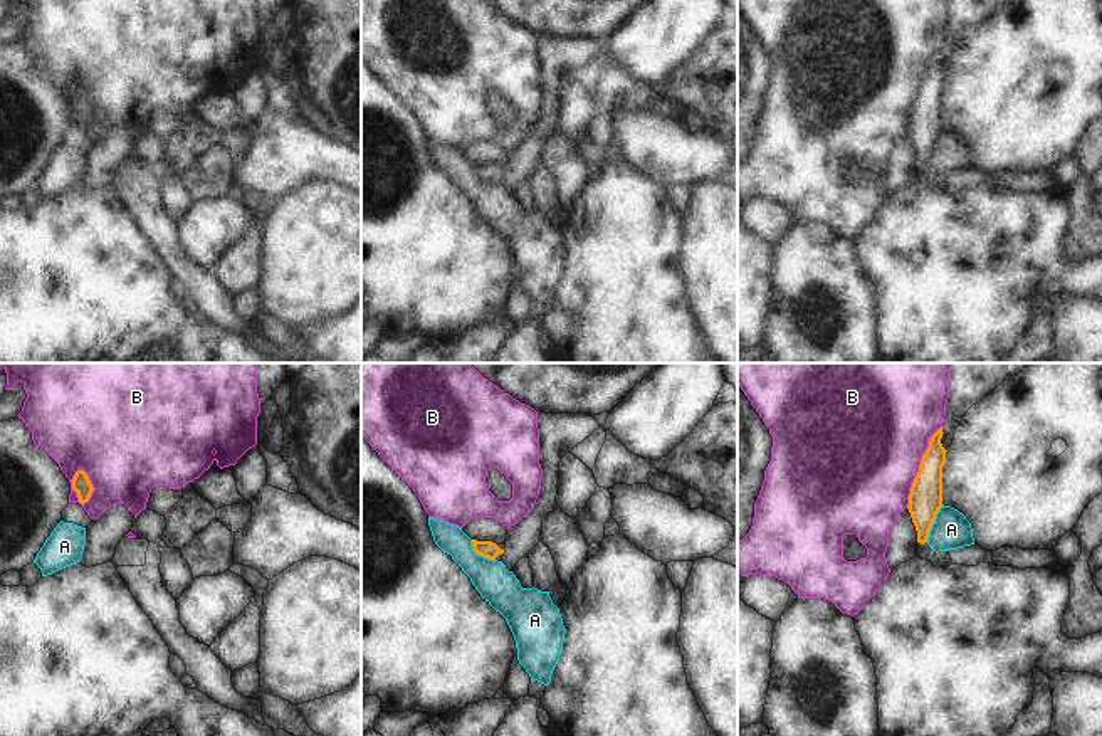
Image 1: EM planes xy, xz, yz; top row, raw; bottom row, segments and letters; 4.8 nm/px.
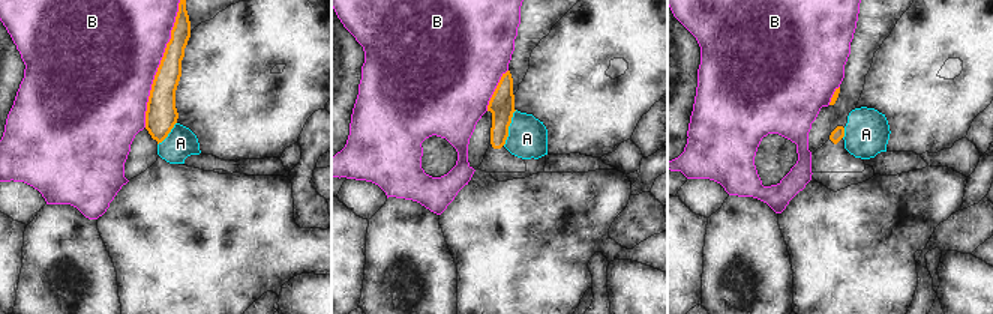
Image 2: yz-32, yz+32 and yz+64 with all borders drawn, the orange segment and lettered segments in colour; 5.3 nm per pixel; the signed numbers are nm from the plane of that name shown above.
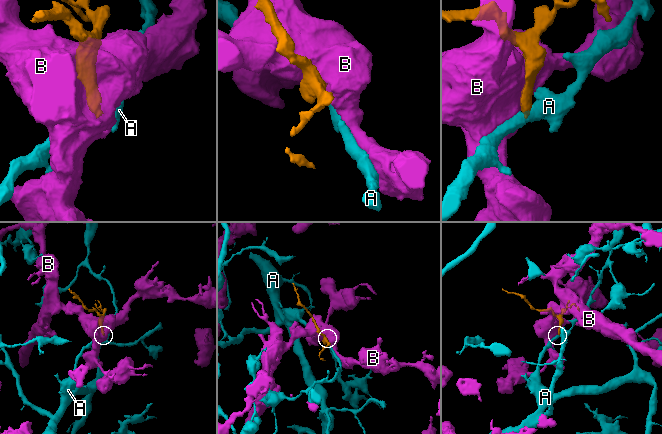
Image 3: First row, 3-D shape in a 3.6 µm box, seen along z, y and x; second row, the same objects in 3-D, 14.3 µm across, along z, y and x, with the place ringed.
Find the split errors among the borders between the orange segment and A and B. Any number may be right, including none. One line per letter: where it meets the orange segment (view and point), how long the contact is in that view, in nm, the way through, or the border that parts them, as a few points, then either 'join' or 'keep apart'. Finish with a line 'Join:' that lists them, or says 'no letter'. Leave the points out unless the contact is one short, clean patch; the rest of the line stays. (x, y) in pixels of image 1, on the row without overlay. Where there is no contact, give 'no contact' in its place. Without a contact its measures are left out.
A: contact yz (933, 147); length 200 nm; border yz (943, 128), (926, 165); keep apart
B: contact yz (919, 89); length 420 nm; keep apart
Join: no letter

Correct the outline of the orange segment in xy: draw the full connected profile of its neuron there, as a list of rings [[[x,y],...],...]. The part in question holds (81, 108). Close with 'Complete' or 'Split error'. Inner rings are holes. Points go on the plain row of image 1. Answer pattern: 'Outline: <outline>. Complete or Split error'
Outline: [[[77,94],[72,103],[72,113],[77,116],[79,126],[84,128],[89,124],[94,111],[84,94]]]. Complete.

